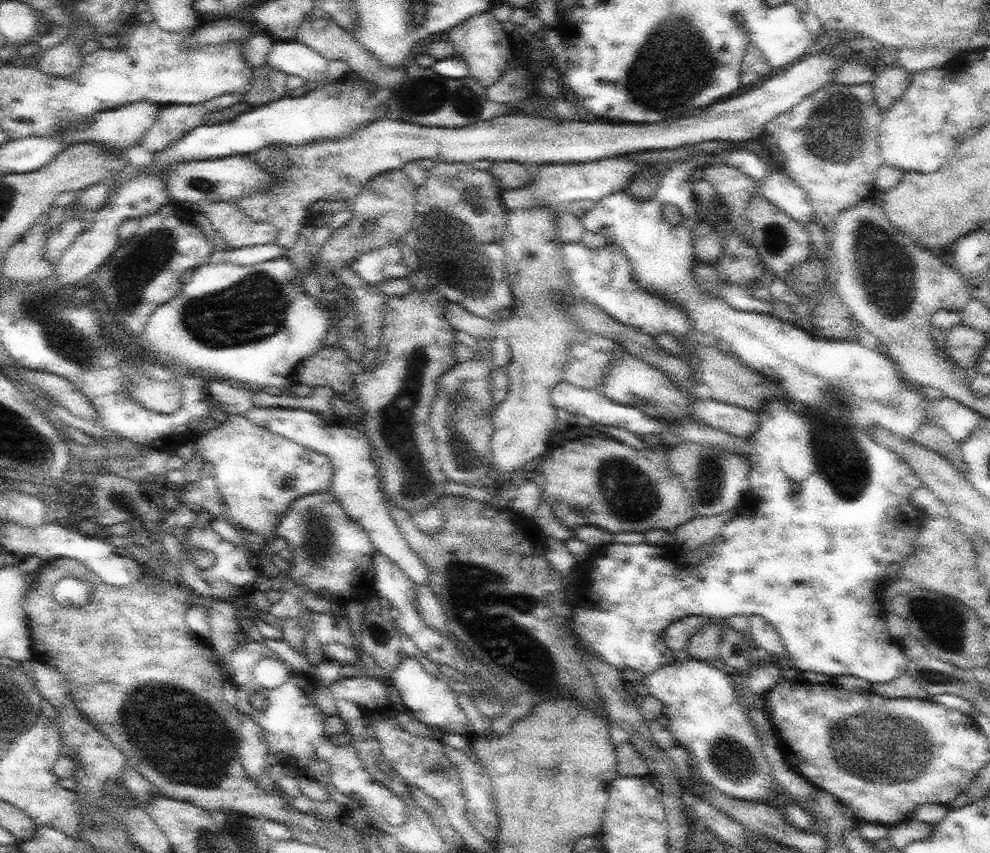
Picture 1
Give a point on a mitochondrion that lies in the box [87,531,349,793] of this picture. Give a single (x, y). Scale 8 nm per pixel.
(207, 767)

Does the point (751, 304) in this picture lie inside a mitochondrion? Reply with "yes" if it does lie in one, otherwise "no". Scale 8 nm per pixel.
no

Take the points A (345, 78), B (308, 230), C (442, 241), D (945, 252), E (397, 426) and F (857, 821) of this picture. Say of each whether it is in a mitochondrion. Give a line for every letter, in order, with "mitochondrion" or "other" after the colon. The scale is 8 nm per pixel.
A: other
B: other
C: mitochondrion
D: other
E: mitochondrion
F: other

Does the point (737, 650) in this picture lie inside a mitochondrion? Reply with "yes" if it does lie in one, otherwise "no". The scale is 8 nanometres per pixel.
no

